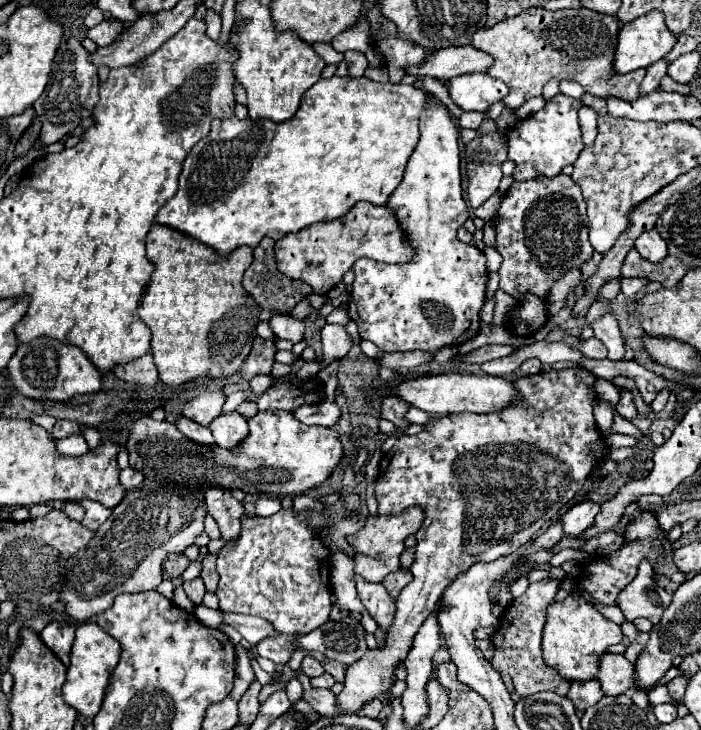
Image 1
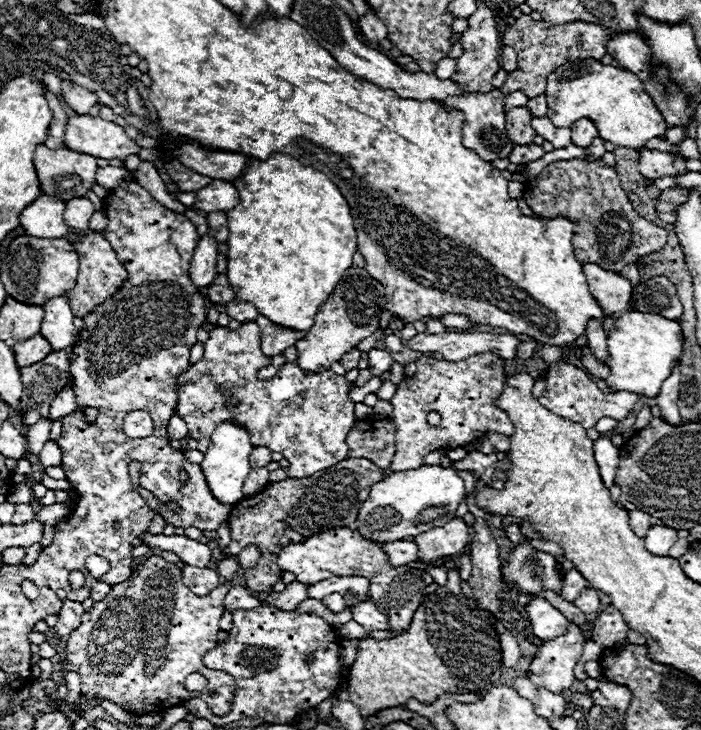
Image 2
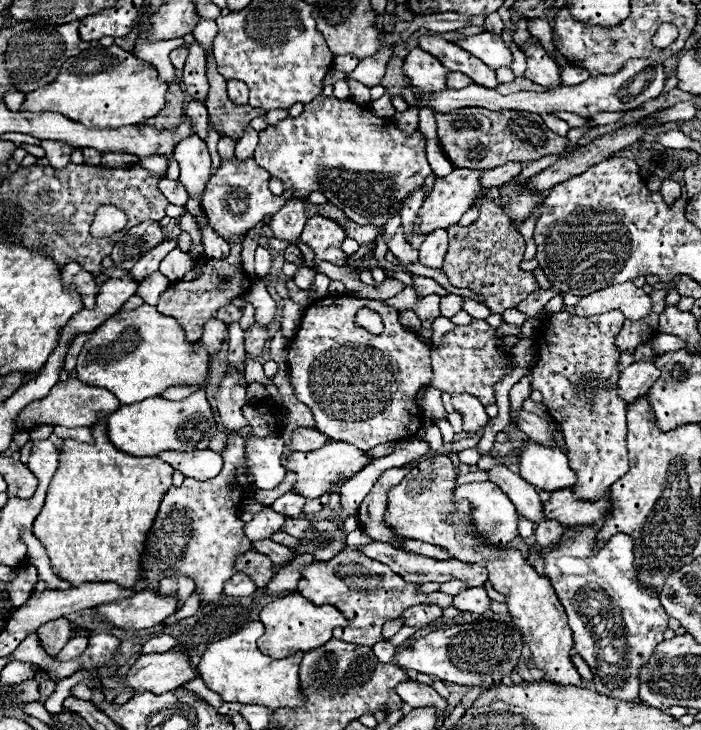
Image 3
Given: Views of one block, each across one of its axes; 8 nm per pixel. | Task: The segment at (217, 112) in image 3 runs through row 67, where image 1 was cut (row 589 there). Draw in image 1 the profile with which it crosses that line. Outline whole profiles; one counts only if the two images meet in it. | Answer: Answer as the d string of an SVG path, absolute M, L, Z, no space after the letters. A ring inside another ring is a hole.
M206 554L204 560L202 560L202 572L200 572L200 578L204 580L206 584L206 590L208 592L216 592L216 586L218 586L218 572L216 572L216 554Z

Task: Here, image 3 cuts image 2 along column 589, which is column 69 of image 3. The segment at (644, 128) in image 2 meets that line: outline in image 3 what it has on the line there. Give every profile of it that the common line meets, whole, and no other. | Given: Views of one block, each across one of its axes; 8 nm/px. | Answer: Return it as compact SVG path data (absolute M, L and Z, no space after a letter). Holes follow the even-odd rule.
M92 46L68 58L56 80L26 96L22 110L56 112L92 128L120 128L158 116L166 106L168 84L158 78L154 66L120 46Z

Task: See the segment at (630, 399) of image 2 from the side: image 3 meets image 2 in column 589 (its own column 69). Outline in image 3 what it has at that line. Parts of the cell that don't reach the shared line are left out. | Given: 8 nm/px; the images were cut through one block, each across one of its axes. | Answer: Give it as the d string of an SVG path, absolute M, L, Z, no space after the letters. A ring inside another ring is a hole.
M68 378L66 382L56 382L56 386L48 392L46 398L36 400L28 404L14 420L16 430L32 430L34 424L54 424L54 426L66 426L66 428L78 428L78 426L92 426L100 416L108 416L120 408L120 402L116 396L104 388L82 384L78 378Z

